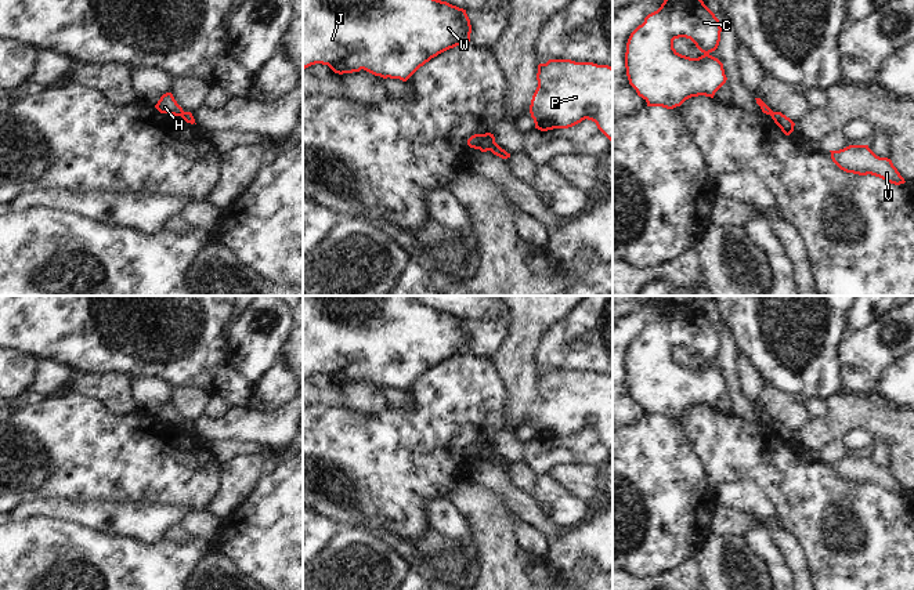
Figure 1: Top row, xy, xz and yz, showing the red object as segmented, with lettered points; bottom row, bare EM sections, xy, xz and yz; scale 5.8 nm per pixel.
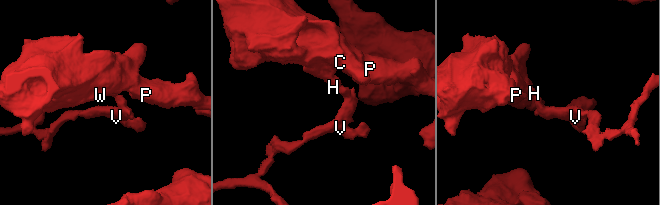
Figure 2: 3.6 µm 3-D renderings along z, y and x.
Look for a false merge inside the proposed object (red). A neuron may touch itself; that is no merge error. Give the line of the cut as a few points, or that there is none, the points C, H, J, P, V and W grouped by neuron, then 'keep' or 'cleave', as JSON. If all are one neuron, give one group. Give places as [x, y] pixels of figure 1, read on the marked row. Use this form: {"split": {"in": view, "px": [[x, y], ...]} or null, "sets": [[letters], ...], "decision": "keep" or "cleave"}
{"split": {"in": "xz", "px": [[495, 143], [488, 149]]}, "sets": [["C", "H", "J", "P", "W"], ["V"]], "decision": "cleave"}

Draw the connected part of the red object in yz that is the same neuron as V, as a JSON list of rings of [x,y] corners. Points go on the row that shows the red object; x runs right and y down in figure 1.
[[[849,145],[839,151],[830,151],[832,162],[843,171],[859,175],[875,175],[890,184],[904,184],[892,160],[877,156],[868,145]]]

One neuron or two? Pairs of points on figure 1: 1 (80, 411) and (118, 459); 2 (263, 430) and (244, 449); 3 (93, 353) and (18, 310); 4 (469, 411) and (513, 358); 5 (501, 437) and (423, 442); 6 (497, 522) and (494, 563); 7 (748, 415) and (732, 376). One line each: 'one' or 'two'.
1: one
2: two
3: one
4: two
5: two
6: one
7: one

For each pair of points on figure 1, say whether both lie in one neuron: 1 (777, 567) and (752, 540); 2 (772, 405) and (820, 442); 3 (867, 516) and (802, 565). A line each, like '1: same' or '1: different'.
1: same
2: different
3: different

